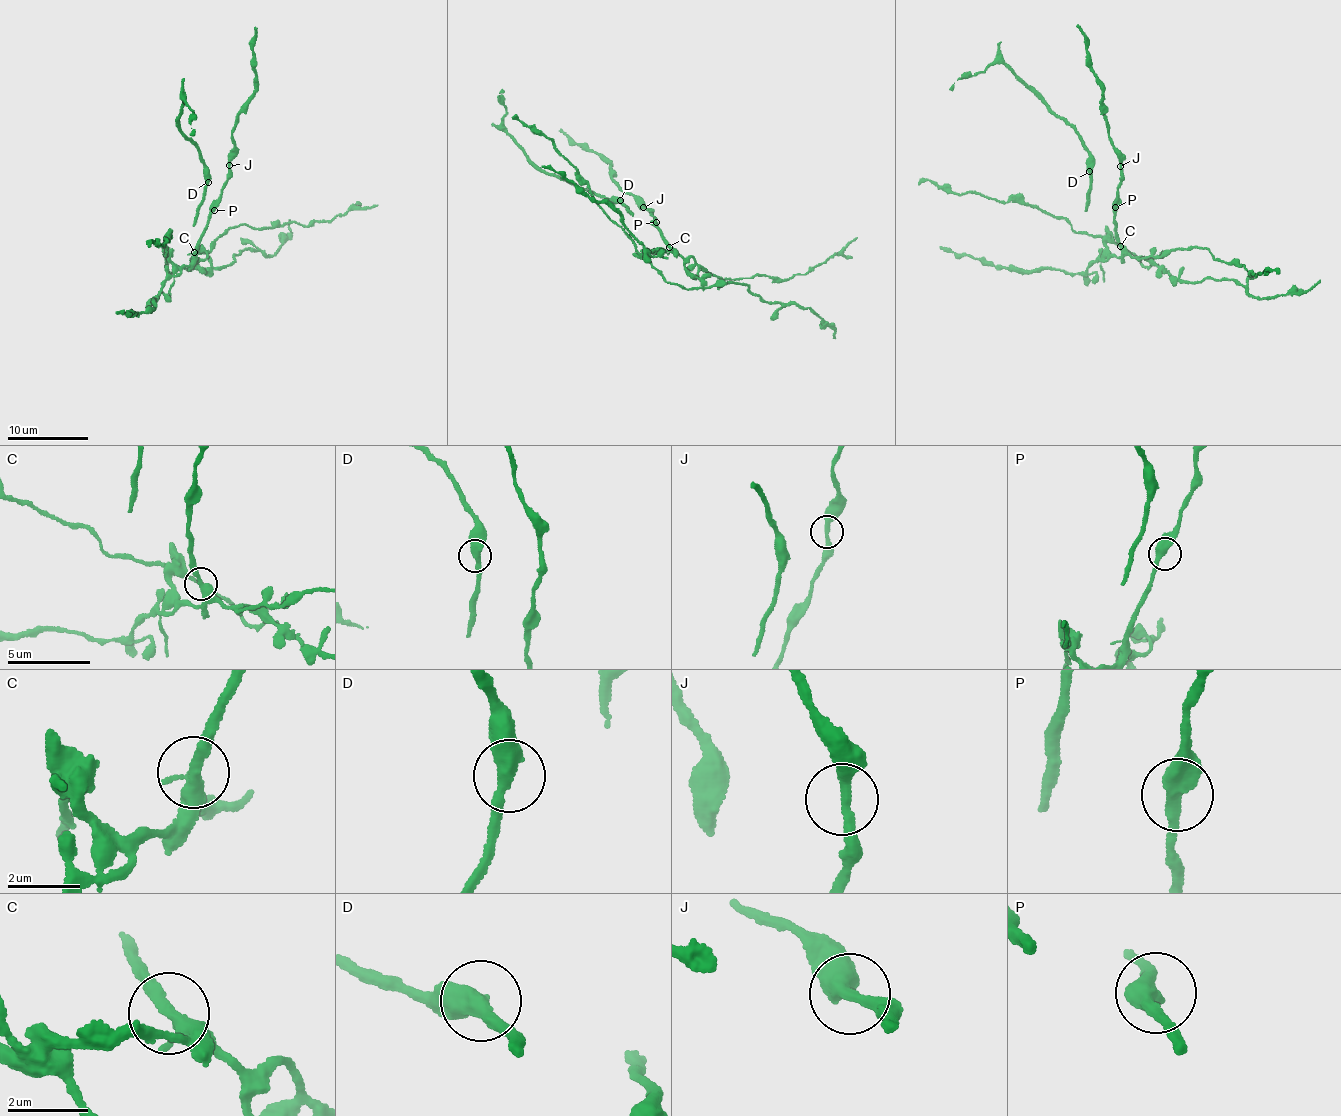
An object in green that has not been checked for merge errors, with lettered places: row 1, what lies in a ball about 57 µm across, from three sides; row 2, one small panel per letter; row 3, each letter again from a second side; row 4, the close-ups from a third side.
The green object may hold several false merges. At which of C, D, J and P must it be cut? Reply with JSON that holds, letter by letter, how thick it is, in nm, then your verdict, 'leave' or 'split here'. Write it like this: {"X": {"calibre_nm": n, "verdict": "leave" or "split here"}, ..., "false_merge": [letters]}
{"C": {"calibre_nm": 320, "verdict": "split here"}, "D": {"calibre_nm": 420, "verdict": "leave"}, "J": {"calibre_nm": 280, "verdict": "leave"}, "P": {"calibre_nm": 480, "verdict": "leave"}, "false_merge": ["C"]}

